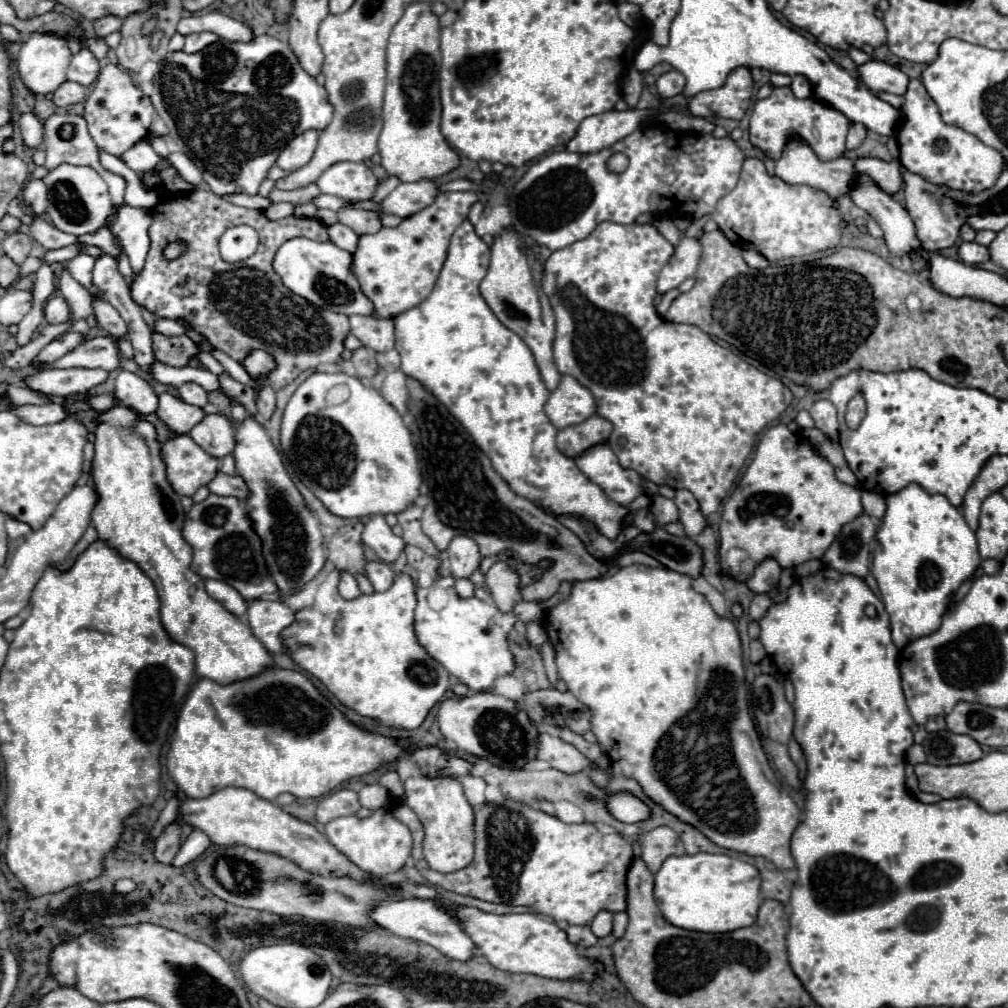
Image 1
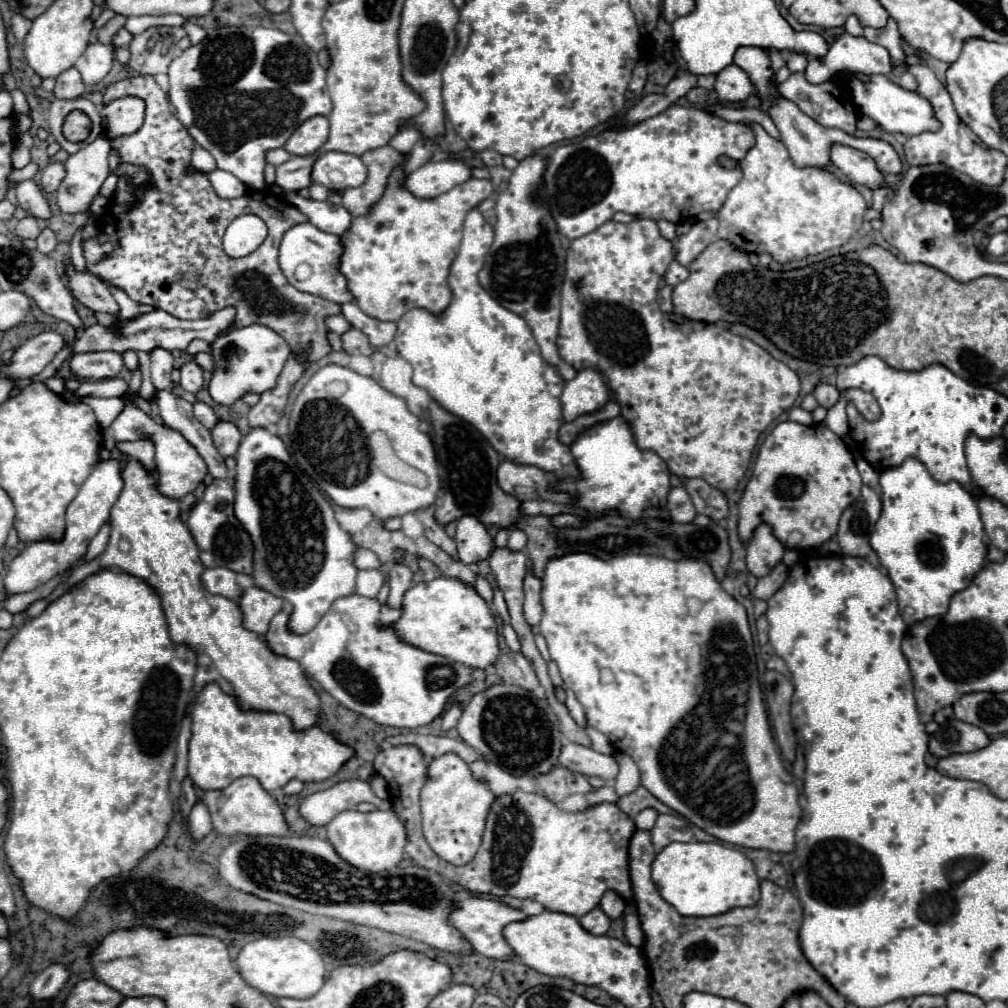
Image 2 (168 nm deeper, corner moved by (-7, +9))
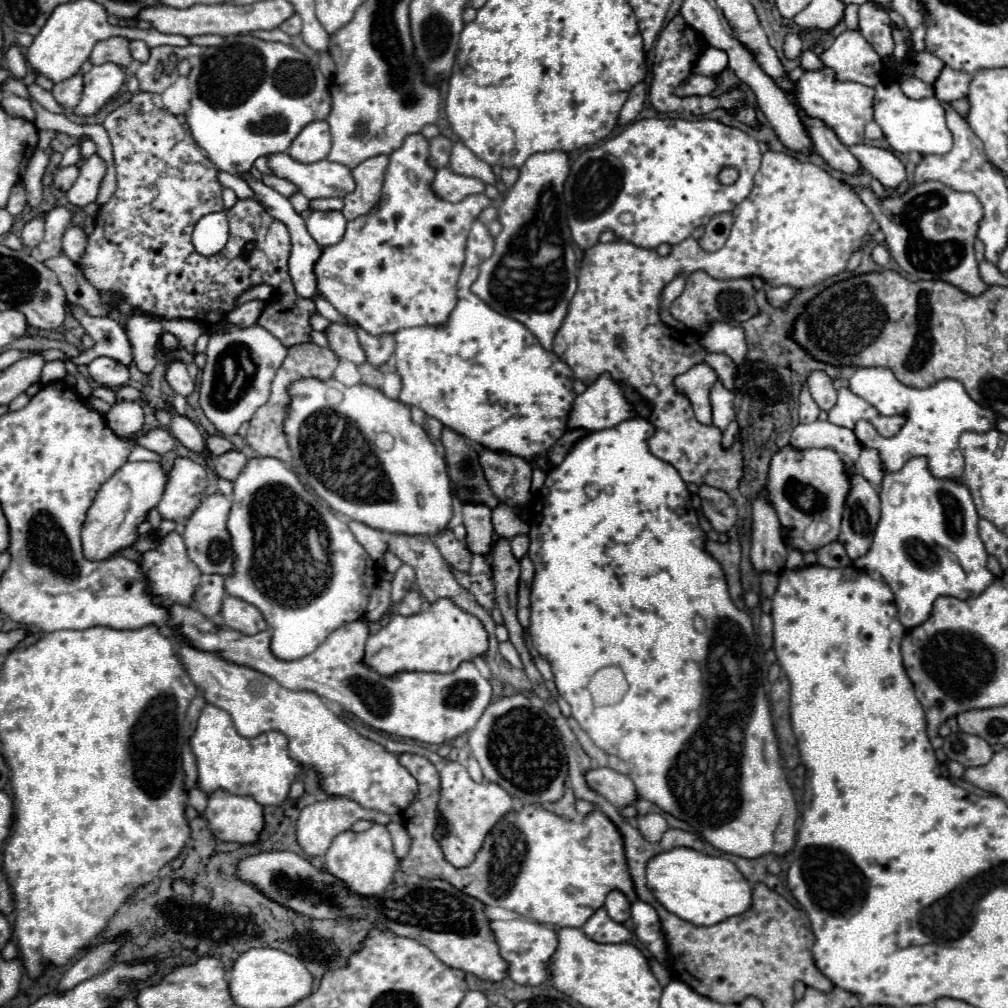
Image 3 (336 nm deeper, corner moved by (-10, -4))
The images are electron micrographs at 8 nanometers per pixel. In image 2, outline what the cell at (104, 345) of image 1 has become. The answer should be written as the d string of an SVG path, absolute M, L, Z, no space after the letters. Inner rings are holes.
M225 307L205 319L195 319L195 321L183 321L183 319L177 319L173 315L169 315L167 311L161 311L161 309L155 309L151 313L145 313L137 319L131 319L131 321L119 321L119 331L111 331L103 325L91 325L85 329L83 337L77 341L77 353L87 353L87 351L117 351L117 353L123 353L127 349L133 349L133 351L145 351L145 353L151 353L153 349L161 347L161 349L167 349L167 351L175 351L175 349L187 349L187 345L193 341L193 339L203 339L207 343L211 343L221 331L225 331L233 319L235 319L235 313L233 307Z

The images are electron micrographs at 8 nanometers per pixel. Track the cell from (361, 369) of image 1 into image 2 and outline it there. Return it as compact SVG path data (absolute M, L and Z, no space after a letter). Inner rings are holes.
M351 327L349 331L345 331L341 335L341 343L343 343L343 349L351 355L371 355L373 353L373 347L371 347L367 335L357 331L355 327Z

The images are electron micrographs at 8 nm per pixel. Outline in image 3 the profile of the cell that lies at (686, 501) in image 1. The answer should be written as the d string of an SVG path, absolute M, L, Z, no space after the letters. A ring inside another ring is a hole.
M700 486L698 492L702 500L702 514L710 520L716 532L728 532L736 522L736 506L730 496L712 486Z

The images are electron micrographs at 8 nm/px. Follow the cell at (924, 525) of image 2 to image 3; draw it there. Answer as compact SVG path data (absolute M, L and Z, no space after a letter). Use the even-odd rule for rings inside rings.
M912 458L904 464L898 472L886 472L882 480L880 490L882 500L882 518L874 532L874 544L870 552L862 558L858 558L854 564L856 568L864 572L878 572L882 580L892 588L898 608L898 620L906 630L912 630L920 624L924 624L934 608L936 598L940 596L954 596L958 600L968 600L972 596L978 596L988 584L994 580L990 570L986 568L986 550L978 536L978 512L972 502L970 490L958 482L958 480L940 480L934 478L928 472L924 458ZM894 484L900 484L902 490L902 502L898 506L888 504L888 496L884 488L890 488Z

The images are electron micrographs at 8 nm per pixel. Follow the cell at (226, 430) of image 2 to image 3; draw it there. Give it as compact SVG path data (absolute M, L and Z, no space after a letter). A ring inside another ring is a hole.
M228 450L220 456L214 456L214 470L220 478L226 480L236 480L244 464L246 464L246 456L240 450Z

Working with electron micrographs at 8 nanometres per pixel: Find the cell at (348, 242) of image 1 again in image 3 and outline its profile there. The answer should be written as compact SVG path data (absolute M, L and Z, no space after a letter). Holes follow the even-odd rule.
M312 212L306 218L306 228L310 236L322 246L338 244L346 232L346 220L342 212Z

